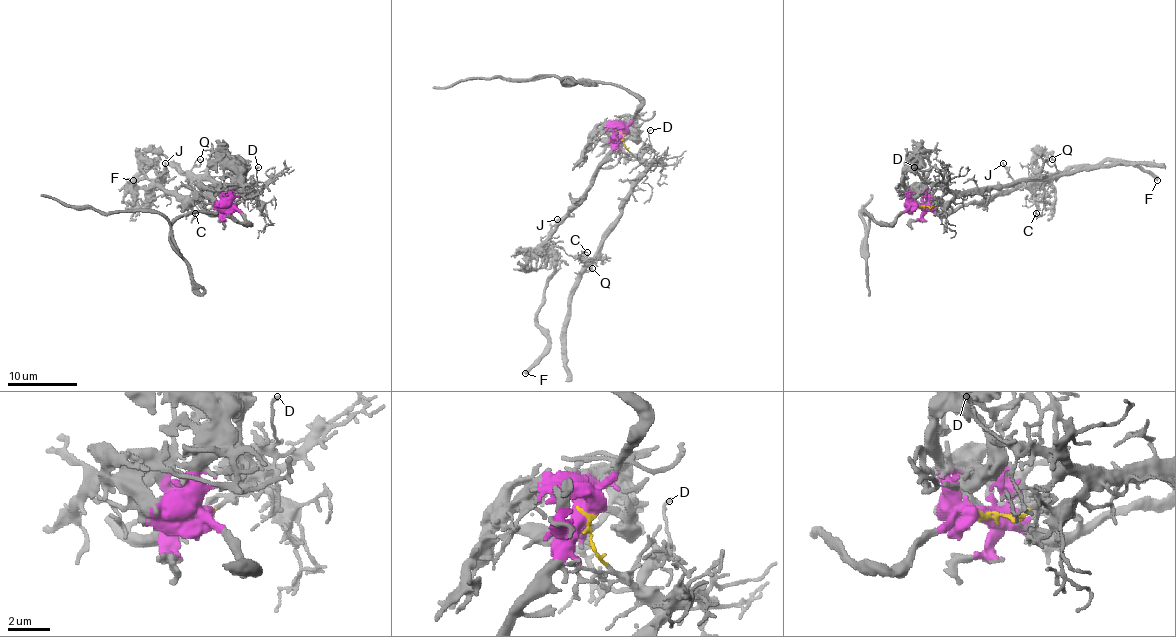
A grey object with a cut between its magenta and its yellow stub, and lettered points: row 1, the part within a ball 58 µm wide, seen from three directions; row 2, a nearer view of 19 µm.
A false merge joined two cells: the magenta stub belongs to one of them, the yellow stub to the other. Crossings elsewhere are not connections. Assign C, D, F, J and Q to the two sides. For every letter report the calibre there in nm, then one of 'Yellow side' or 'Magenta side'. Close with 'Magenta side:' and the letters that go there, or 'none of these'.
C: Thickness 150 nm. Yellow side
D: Thickness 130 nm. Yellow side
F: Thickness 400 nm. Magenta side
J: Thickness 200 nm. Magenta side
Q: Thickness 110 nm. Yellow side
Magenta side: F, J

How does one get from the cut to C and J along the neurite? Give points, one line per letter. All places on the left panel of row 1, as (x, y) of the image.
C: (230, 206), (234, 208), (253, 190), (197, 180), (192, 184), (194, 197), (188, 206), (188, 215), (195, 213)
J: (230, 206), (209, 213), (202, 206), (187, 204), (176, 196), (171, 196), (159, 184), (166, 163)

